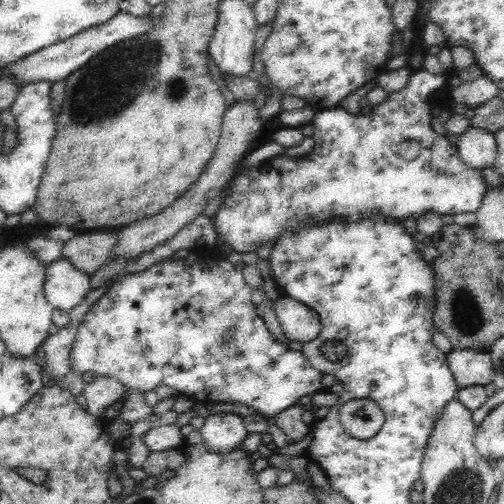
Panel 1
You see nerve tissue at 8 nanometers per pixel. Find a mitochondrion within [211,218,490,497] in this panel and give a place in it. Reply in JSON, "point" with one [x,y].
{"point":[466,322]}

